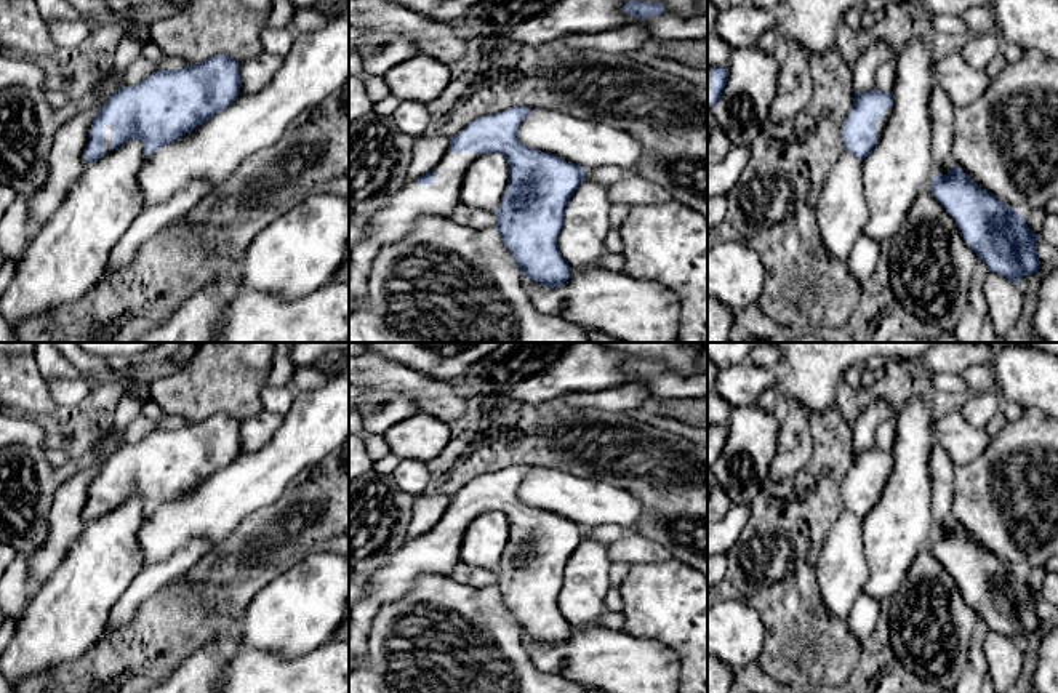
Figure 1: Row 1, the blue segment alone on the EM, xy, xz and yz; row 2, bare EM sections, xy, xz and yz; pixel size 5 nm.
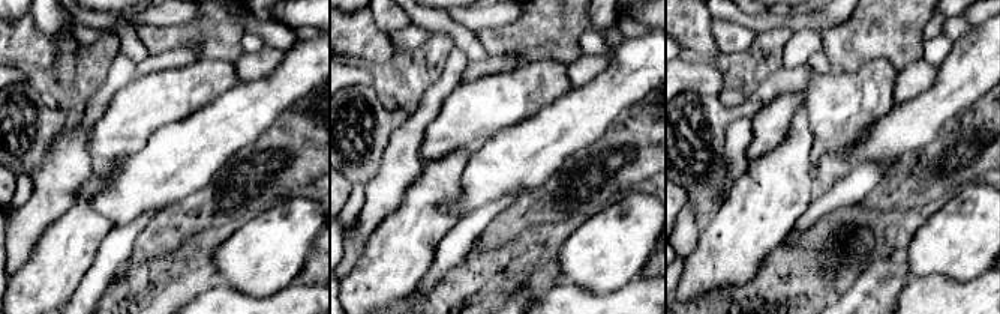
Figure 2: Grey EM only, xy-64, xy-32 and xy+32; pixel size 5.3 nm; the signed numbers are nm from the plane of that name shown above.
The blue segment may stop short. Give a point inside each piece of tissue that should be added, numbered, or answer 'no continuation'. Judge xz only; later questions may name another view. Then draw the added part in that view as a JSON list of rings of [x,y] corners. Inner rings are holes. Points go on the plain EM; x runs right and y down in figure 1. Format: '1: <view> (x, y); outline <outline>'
1: xz (394, 580); outline [[[447,509],[434,525],[434,543],[419,543],[418,538],[407,541],[387,565],[370,576],[368,592],[351,605],[349,672],[367,664],[367,639],[379,607],[403,597],[424,573],[450,578],[459,562],[464,531],[479,515],[479,511]]]

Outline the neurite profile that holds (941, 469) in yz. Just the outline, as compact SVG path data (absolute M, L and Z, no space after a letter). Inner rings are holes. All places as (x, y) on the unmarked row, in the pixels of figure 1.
M935 440L928 456L928 471L932 479L932 512L935 530L948 533L952 525L952 479L956 466L943 447Z

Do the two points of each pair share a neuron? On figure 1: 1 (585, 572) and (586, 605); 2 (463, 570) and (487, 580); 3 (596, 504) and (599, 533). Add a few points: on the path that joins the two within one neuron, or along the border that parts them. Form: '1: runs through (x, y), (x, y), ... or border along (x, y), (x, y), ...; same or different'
1: runs through (585, 580), (585, 597); same
2: runs through (469, 575), (480, 578); same
3: border along (585, 528), (620, 525), (628, 530); different

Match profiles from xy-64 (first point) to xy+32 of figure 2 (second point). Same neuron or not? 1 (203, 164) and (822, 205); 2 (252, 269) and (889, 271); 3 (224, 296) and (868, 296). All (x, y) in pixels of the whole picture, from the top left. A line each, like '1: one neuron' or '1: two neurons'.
1: two neurons
2: two neurons
3: two neurons

